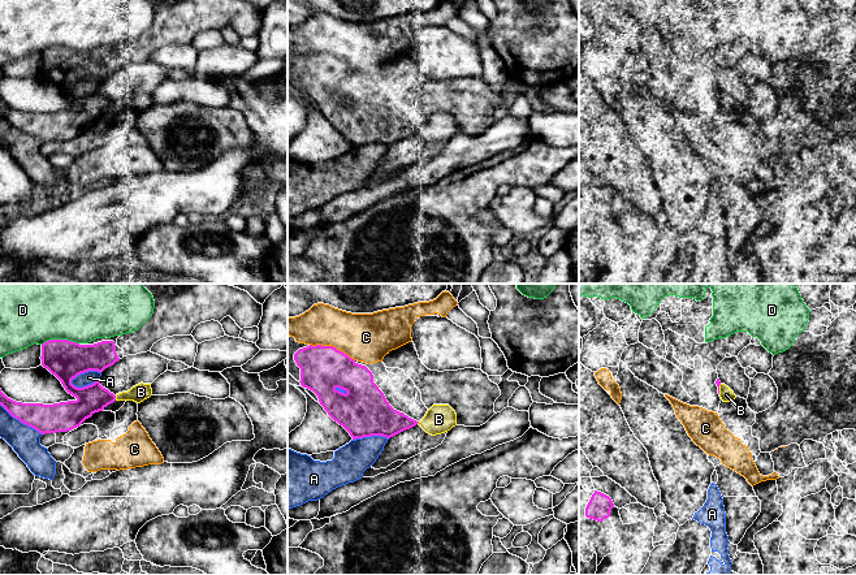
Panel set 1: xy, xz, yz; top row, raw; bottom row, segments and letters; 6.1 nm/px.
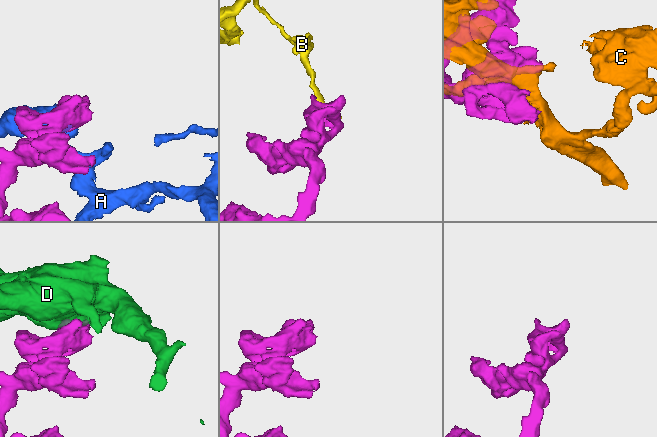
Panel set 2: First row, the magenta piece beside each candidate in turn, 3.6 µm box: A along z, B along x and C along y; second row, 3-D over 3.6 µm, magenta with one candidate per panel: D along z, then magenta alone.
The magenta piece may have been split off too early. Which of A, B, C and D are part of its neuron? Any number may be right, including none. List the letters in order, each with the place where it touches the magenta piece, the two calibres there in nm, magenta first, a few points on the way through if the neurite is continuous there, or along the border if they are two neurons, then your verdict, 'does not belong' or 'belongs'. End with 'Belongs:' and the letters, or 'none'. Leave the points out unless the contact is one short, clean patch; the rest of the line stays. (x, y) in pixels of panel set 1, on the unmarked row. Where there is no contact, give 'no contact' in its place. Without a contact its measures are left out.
A: xy (85, 80) | 240/80 nm | does not belong
B: xy (115, 107) | 180/110 nm | does not belong
C: xz (332, 55) | 280/300 nm | does not belong
D: xy (60, 48) | 240/340 nm | does not belong
Belongs: none

